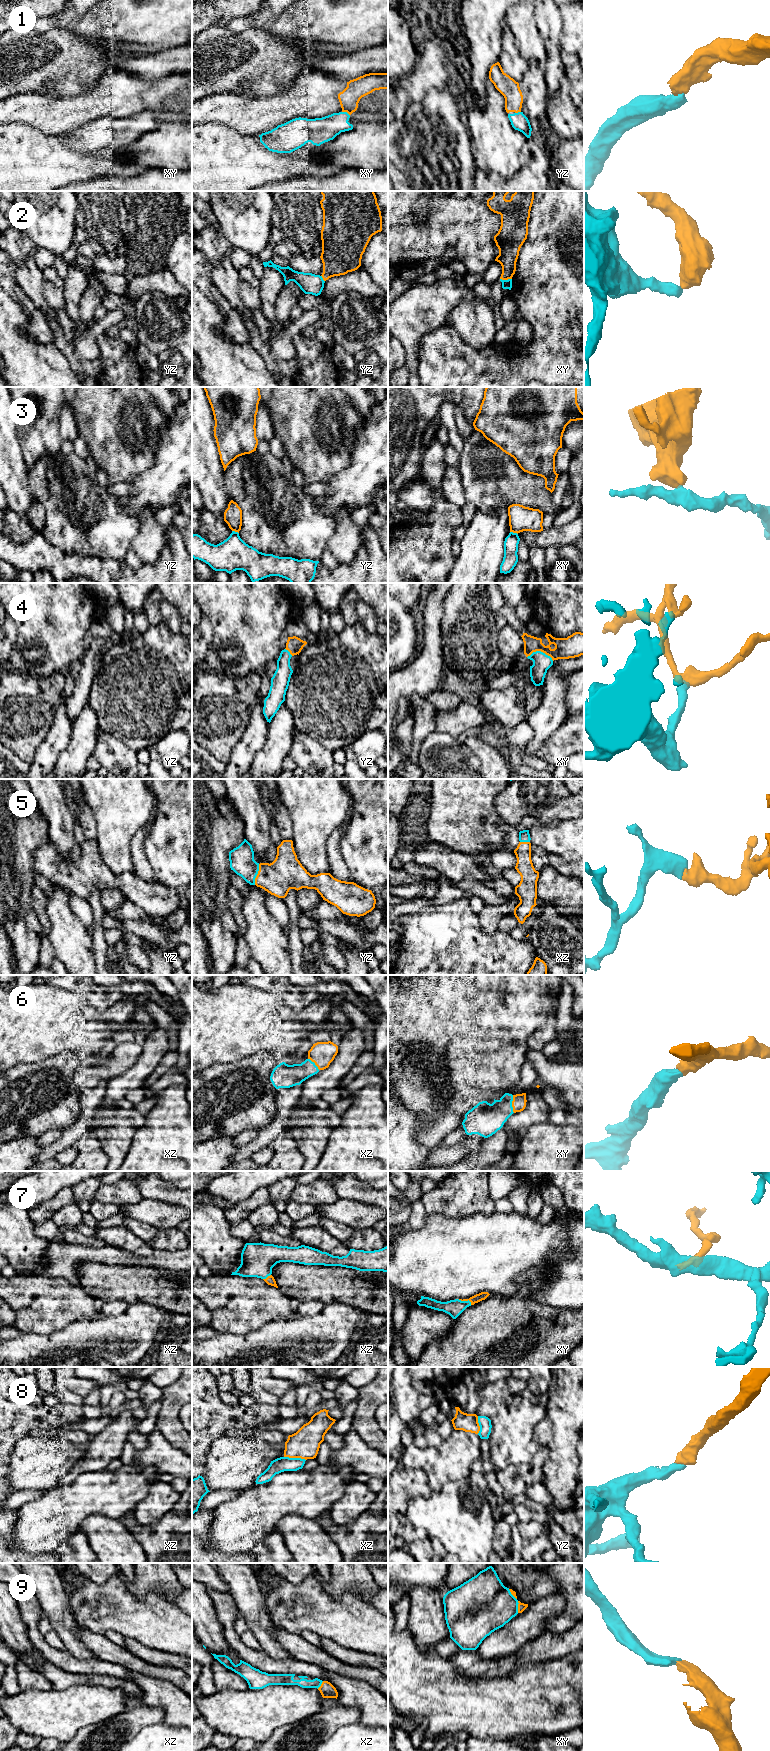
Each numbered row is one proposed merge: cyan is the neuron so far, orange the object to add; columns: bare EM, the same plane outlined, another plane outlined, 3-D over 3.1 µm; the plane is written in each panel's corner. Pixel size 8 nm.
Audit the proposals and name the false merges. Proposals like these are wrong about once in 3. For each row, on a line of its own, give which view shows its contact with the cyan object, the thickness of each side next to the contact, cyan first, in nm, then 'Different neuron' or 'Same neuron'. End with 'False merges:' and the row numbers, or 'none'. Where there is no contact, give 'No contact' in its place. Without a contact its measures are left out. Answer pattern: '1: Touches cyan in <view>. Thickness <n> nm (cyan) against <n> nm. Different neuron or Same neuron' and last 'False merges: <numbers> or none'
1: Touches cyan in xy. Thickness 200 nm (cyan) against 160 nm. Same neuron
2: Touches cyan in xy. Thickness 80 nm (cyan) against 160 nm. Different neuron
3: Touches cyan in xy. Thickness 120 nm (cyan) against 200 nm. Different neuron
4: Touches cyan in xy. Thickness 140 nm (cyan) against 170 nm. Same neuron
5: Touches cyan in yz. Thickness 200 nm (cyan) against 280 nm. Same neuron
6: Touches cyan in xy. Thickness 260 nm (cyan) against 110 nm. Same neuron
7: Touches cyan in xy. Thickness 140 nm (cyan) against 70 nm. Same neuron
8: Touches cyan in xz. Thickness 120 nm (cyan) against 240 nm. Same neuron
9: Touches cyan in xy. Thickness 420 nm (cyan) against 60 nm. Same neuron
False merges: 2, 3

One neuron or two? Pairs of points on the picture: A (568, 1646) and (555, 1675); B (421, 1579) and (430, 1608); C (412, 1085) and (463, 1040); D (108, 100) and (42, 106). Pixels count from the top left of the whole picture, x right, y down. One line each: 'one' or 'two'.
A: two
B: two
C: one
D: one

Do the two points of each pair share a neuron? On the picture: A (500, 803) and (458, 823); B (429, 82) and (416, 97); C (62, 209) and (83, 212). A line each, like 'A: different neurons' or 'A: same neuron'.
A: different neurons
B: same neuron
C: different neurons

